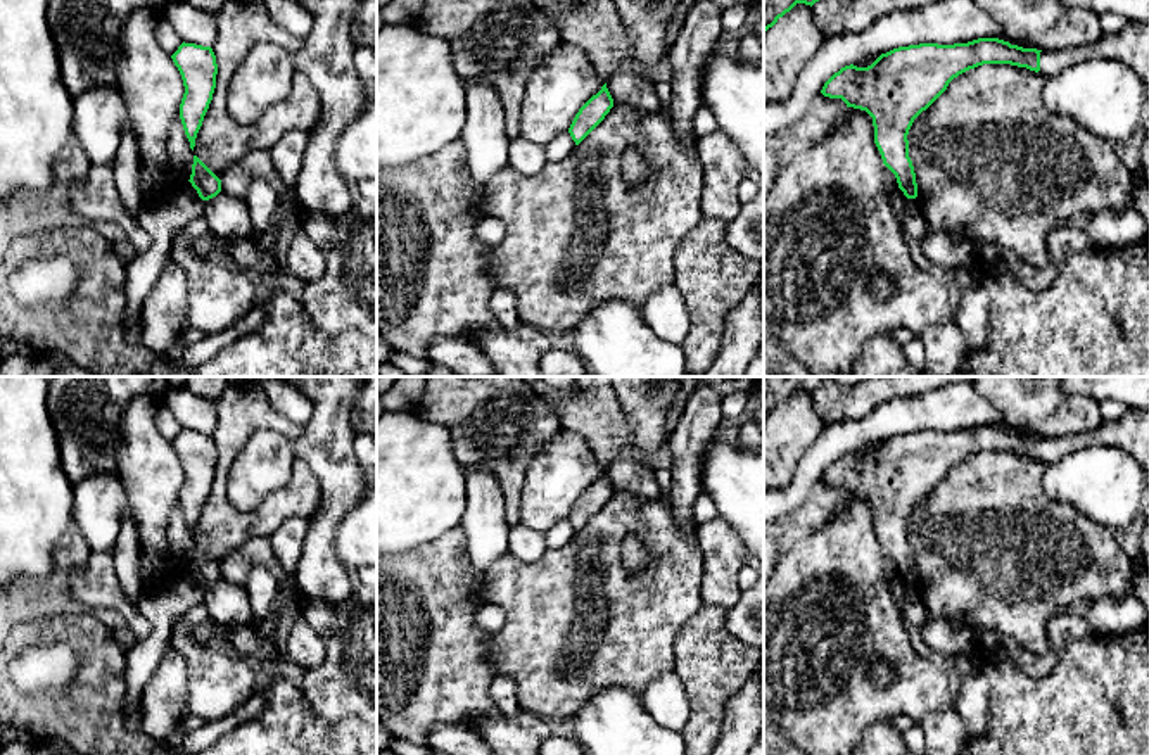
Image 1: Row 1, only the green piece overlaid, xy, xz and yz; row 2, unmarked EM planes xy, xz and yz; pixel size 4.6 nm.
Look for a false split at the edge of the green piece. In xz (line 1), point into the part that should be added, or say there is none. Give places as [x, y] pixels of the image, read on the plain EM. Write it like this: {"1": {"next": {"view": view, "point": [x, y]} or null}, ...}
{"1": {"next": null}}

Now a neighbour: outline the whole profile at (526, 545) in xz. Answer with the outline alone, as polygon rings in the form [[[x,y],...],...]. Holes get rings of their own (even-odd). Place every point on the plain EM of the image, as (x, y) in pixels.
[[[522,523],[510,525],[508,551],[511,556],[522,561],[536,561],[546,553],[546,536],[536,532]]]

